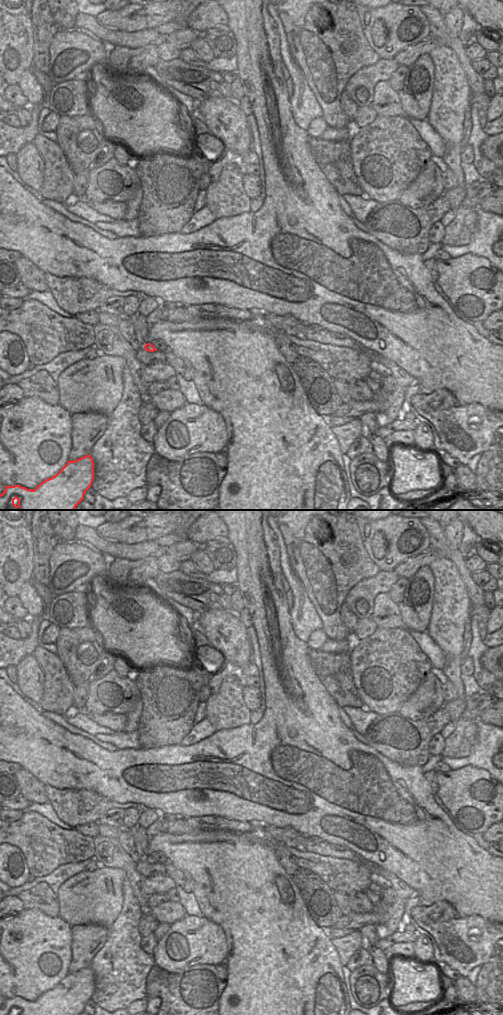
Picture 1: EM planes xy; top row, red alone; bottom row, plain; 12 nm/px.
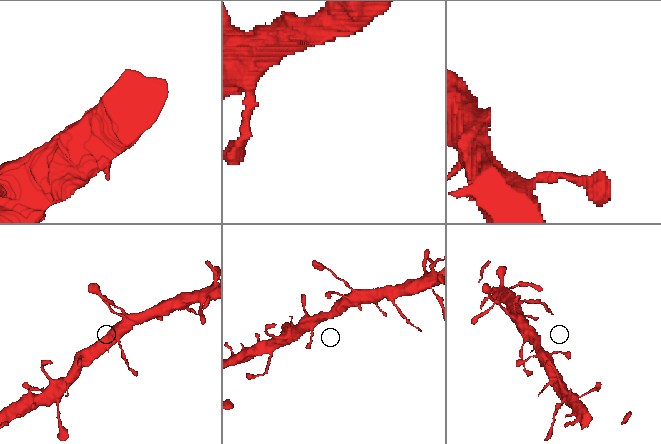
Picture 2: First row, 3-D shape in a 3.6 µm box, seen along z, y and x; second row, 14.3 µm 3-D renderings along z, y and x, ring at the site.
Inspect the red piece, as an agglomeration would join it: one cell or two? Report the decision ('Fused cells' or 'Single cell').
Single cell

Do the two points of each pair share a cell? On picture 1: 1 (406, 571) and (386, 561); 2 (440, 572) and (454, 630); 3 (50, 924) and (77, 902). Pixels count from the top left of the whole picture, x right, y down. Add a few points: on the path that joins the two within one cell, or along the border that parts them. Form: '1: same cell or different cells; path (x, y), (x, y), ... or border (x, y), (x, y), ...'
1: different cells; border (417, 554), (408, 557), (392, 570)
2: same cell; path (448, 586), (450, 592), (450, 616)
3: different cells; border (59, 916), (70, 927)

